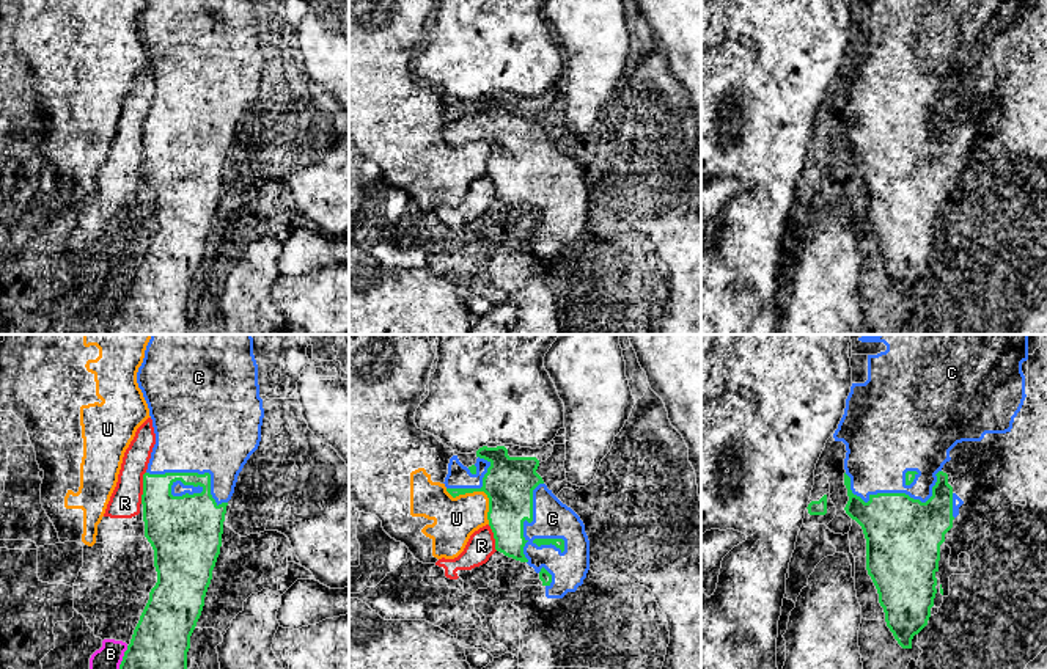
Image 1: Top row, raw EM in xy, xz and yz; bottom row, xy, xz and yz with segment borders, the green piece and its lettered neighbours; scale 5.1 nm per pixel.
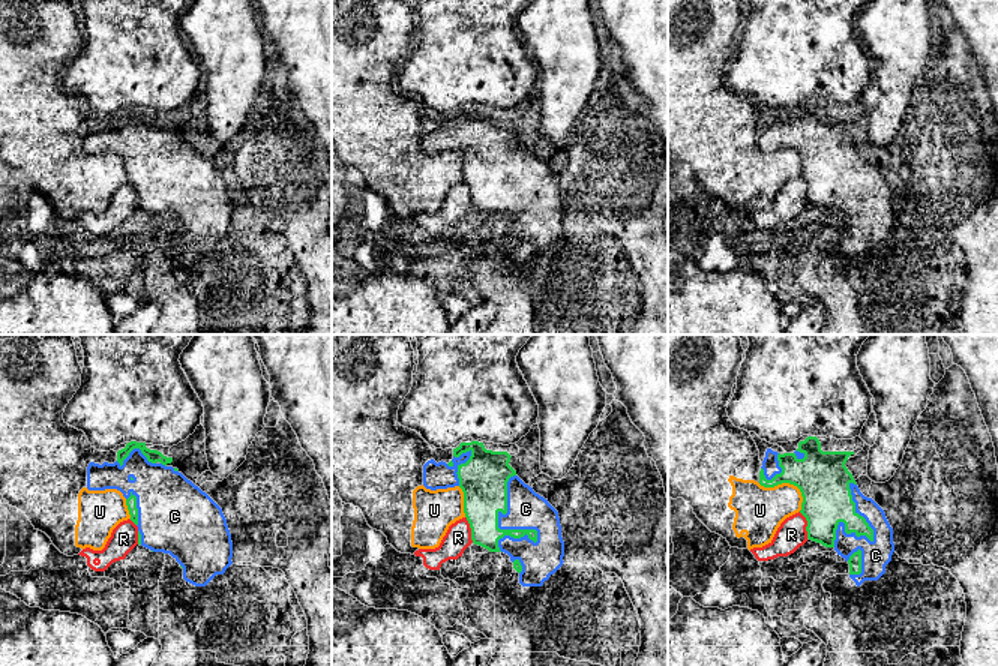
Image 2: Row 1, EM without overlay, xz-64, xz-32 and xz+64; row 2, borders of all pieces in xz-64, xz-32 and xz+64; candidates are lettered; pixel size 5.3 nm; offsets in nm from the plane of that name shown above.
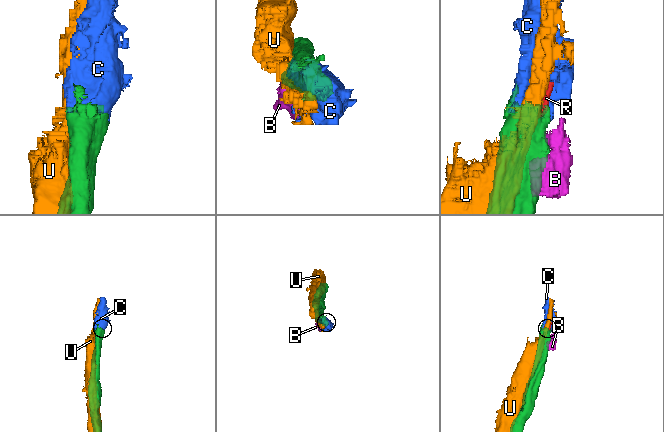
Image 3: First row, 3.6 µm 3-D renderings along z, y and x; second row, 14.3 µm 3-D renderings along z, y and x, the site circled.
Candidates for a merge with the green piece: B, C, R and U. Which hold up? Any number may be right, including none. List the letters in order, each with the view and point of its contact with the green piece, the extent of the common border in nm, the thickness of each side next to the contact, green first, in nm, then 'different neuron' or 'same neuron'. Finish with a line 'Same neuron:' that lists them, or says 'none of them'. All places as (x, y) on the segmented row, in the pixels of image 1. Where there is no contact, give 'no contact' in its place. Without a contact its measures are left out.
B: xy (123, 657) | 130 nm | 300/130 nm | different neuron
C: yz (893, 493) | 500 nm | 380/360 nm | same neuron
R: xy (143, 487) | 170 nm | 300/160 nm | different neuron
U: xz (480, 490) | 300 nm | 260/220 nm | different neuron
Same neuron: C

